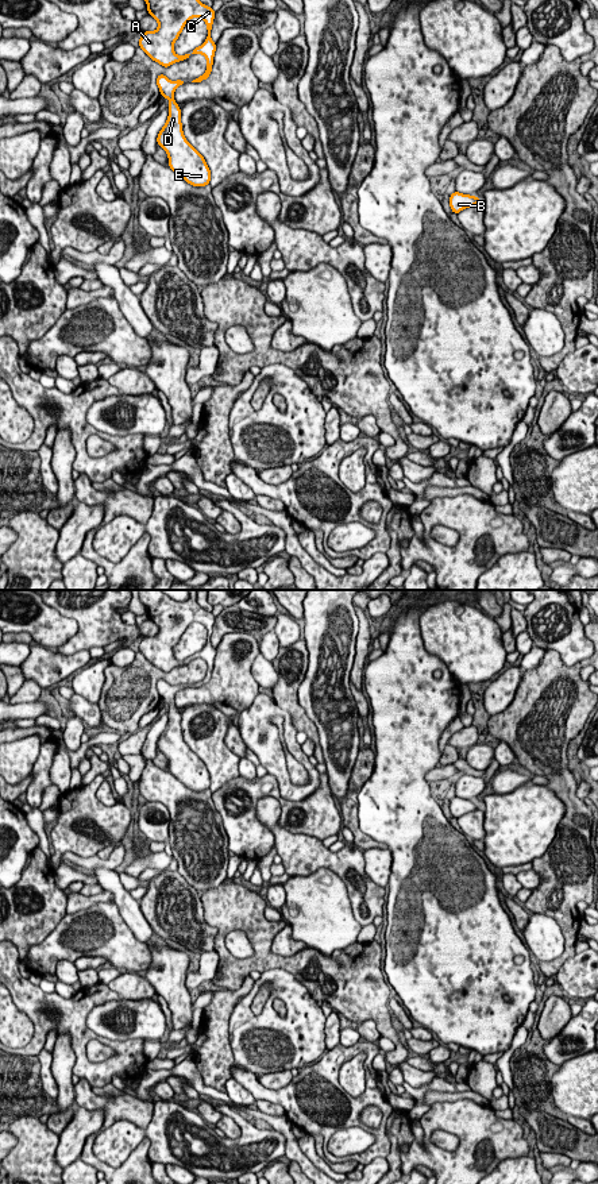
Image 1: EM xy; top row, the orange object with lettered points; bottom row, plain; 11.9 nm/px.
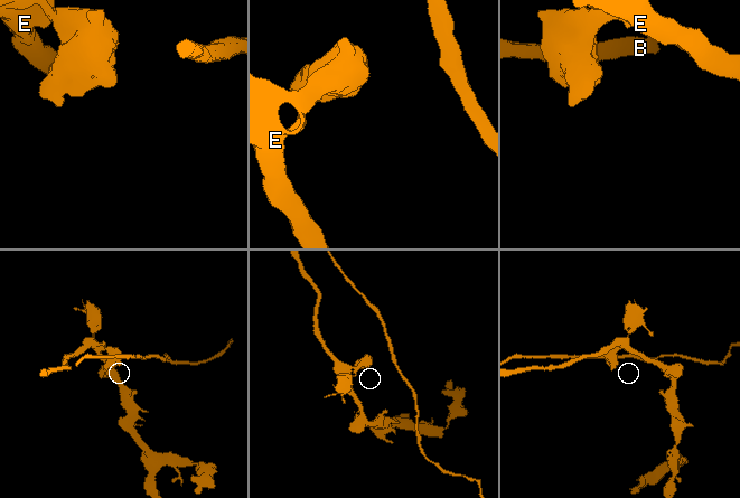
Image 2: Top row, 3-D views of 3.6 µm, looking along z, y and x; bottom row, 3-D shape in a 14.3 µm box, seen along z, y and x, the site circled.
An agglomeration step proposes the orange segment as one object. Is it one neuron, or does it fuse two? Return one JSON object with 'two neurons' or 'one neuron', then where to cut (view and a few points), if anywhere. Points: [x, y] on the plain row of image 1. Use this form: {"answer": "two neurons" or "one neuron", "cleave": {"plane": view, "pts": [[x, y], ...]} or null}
{"answer": "one neuron", "cleave": null}

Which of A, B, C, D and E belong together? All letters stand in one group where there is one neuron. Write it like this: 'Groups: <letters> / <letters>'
Groups: A B C D E

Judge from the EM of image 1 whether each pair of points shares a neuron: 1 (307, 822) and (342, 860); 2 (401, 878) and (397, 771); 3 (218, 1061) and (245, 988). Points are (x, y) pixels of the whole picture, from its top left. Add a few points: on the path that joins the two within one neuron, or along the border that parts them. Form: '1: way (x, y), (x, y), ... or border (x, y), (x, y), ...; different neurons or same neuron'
1: way (307, 835), (330, 860); same neuron
2: way (402, 851), (402, 814), (397, 809), (397, 798); same neuron
3: way (218, 1042), (218, 1014), (226, 1006); same neuron

